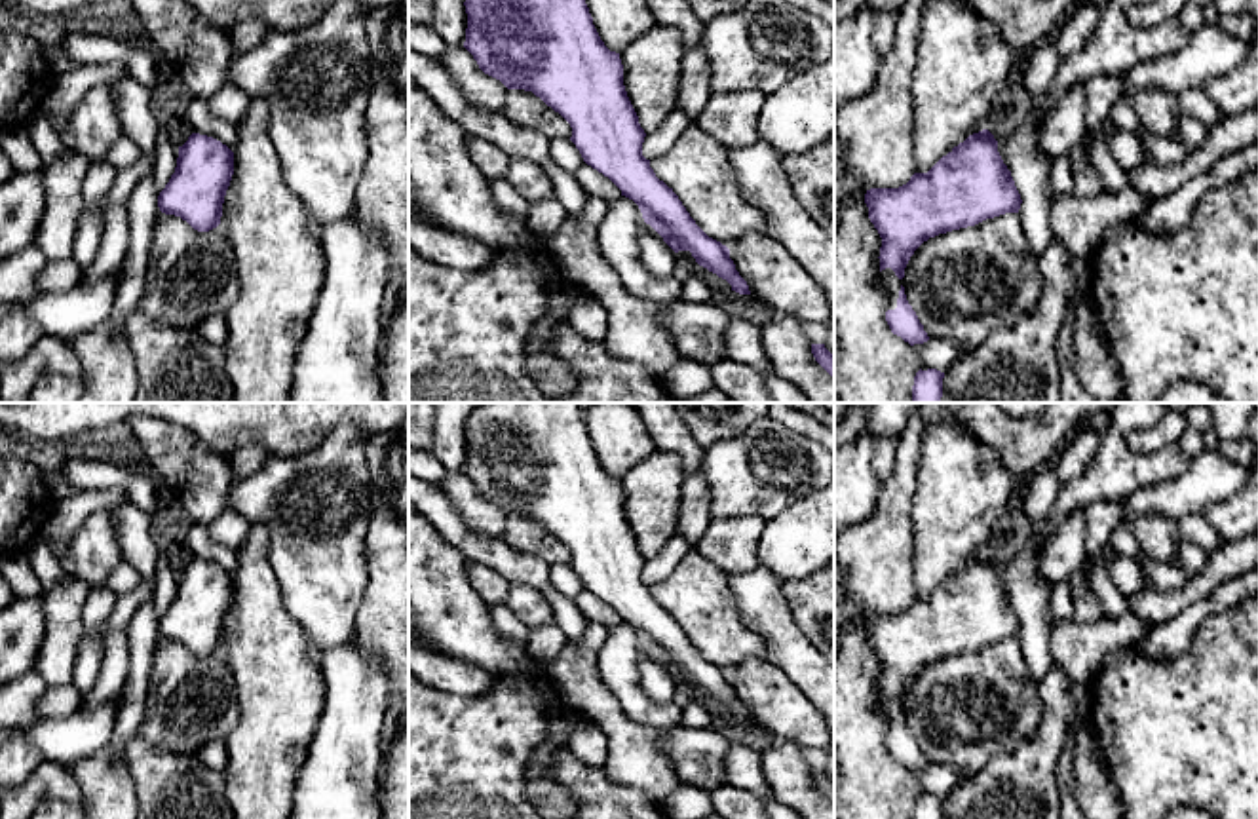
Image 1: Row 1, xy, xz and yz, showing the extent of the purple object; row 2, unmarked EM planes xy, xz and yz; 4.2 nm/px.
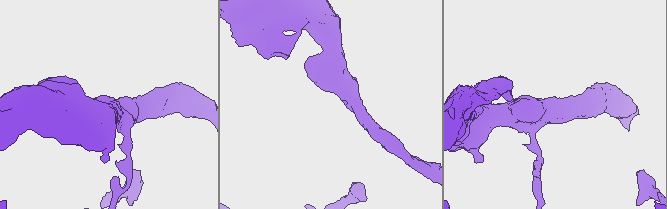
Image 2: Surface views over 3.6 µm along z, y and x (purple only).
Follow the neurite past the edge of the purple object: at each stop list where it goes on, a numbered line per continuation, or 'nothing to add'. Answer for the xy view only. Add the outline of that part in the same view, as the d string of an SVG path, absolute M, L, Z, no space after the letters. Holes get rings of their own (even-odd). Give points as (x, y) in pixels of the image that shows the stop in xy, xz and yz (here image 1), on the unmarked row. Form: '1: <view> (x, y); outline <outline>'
nothing to add

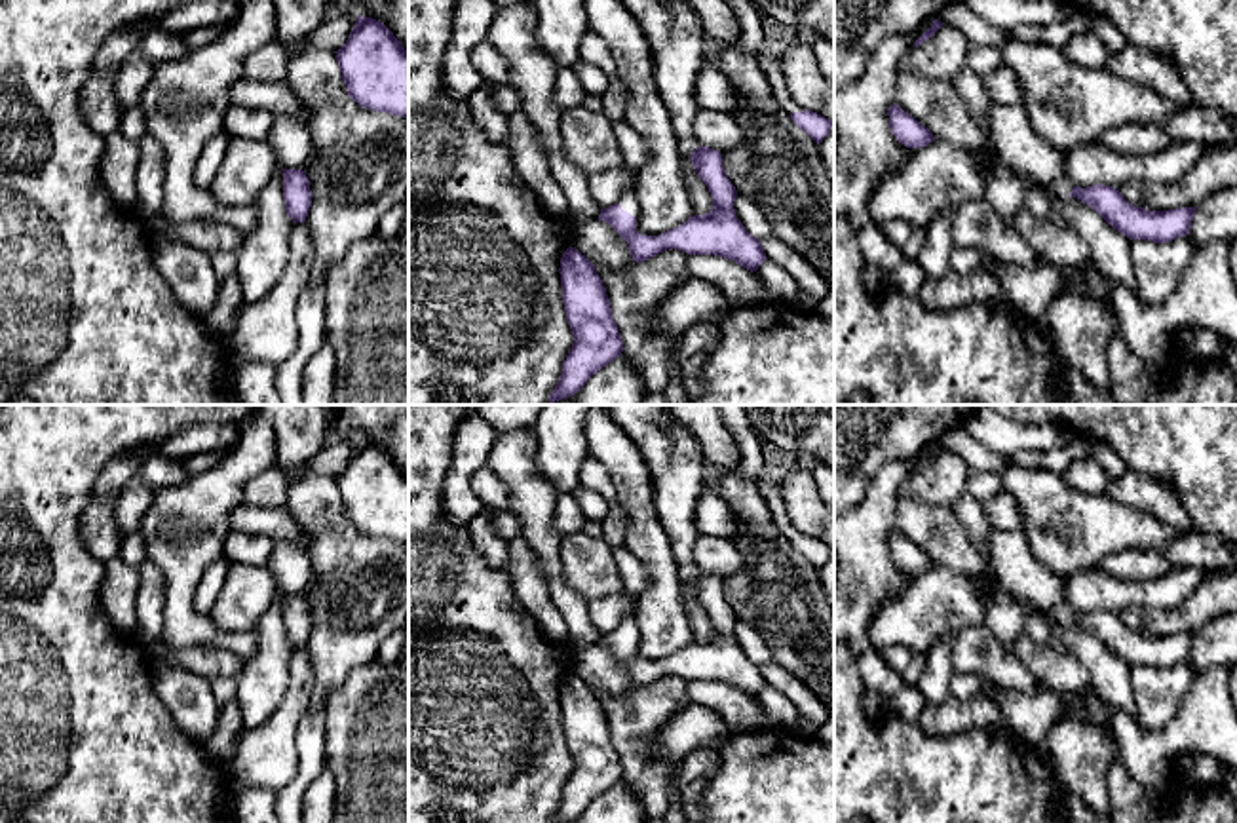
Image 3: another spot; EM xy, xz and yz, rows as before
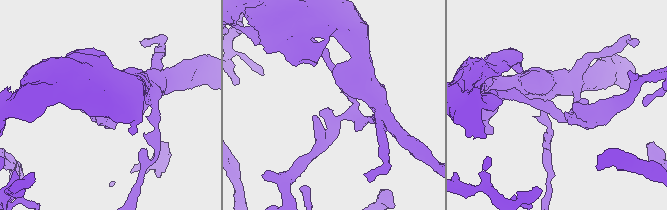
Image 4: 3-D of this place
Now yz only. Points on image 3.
1: yz (1009, 557); outline M992 530L986 557L1003 589L1022 606L1070 623L1075 610L1064 597L1060 578L1034 557L1020 530Z

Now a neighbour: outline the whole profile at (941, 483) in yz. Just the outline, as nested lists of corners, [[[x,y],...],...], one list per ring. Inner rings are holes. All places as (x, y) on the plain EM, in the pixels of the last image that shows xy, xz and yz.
[[[942,450],[929,466],[914,473],[899,490],[920,504],[952,509],[965,494],[969,466],[950,450]]]

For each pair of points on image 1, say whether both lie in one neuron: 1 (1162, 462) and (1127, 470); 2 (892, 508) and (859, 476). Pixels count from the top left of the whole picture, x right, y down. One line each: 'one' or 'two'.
1: one
2: two

